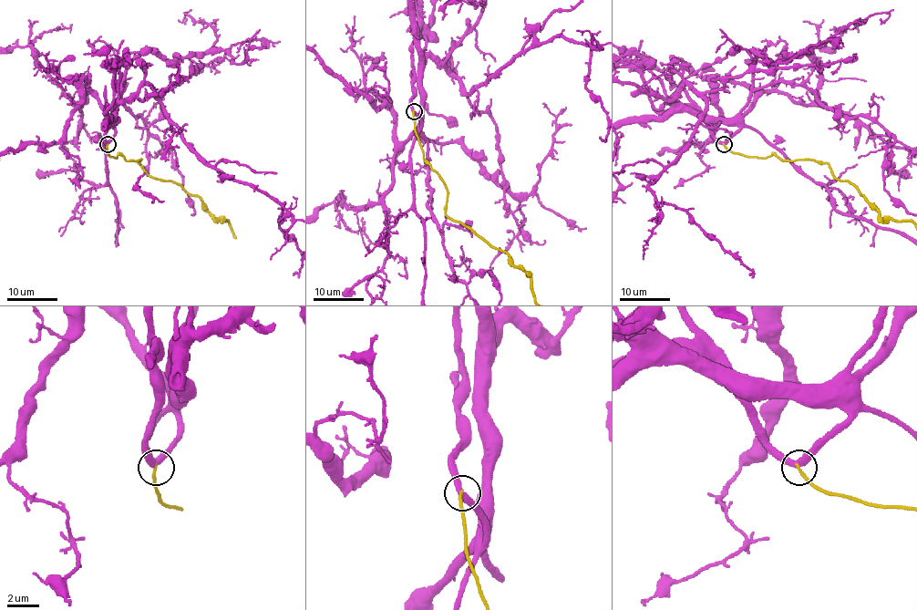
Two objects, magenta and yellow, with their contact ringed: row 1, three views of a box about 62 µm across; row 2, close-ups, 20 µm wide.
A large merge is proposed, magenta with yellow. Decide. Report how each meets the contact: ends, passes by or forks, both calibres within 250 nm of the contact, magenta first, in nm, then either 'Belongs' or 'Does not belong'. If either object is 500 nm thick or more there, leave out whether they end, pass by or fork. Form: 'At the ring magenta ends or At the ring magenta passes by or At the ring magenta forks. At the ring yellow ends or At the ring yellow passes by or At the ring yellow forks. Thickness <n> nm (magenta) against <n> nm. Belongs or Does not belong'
At the ring magenta passes by. At the ring yellow ends. Thickness 400 nm (magenta) against 190 nm. Does not belong

